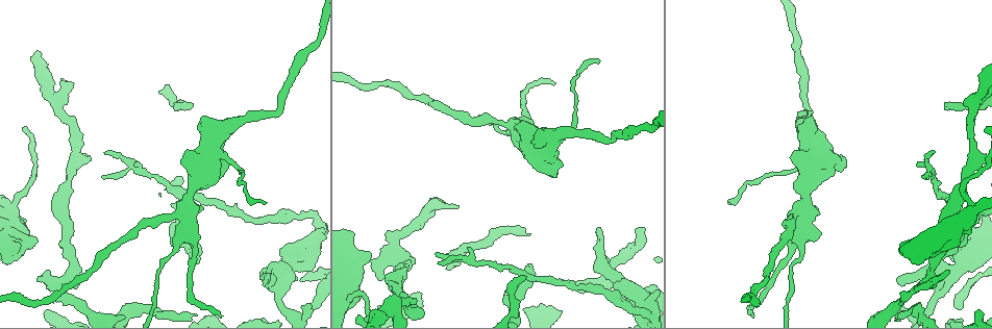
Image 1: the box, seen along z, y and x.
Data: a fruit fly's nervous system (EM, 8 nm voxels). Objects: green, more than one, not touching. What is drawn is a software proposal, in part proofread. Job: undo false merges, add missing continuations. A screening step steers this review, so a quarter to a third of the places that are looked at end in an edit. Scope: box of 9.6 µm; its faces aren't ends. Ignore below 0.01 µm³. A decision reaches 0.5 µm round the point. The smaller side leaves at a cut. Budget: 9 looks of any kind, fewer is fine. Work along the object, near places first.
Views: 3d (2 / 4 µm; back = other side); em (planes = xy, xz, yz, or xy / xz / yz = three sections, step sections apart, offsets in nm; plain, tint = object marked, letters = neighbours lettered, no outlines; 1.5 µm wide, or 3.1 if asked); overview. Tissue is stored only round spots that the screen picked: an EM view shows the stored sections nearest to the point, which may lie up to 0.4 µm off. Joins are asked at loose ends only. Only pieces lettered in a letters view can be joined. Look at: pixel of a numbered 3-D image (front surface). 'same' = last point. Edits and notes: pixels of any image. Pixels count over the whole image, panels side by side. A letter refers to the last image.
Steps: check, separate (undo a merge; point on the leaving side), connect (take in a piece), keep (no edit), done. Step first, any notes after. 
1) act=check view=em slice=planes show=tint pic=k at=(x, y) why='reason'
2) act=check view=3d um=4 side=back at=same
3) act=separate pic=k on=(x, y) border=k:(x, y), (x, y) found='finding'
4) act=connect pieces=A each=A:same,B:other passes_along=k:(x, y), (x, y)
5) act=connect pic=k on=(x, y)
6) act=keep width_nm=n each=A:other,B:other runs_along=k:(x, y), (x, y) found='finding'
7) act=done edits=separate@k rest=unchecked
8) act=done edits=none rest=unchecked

act=check view=3d um=2 side=back pic=1 at=(928, 278) why='two arms at a narrow angle'

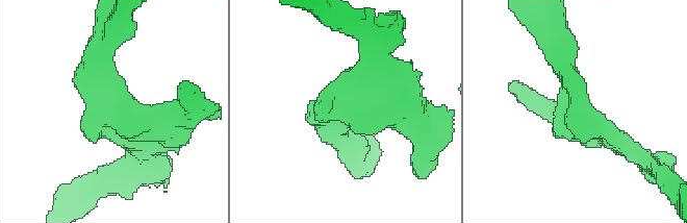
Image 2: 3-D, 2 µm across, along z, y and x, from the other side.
act=check view=em slice=xz step=4 show=letters pic=2 at=(104, 116) arms=4 why='shape alone is not enough'

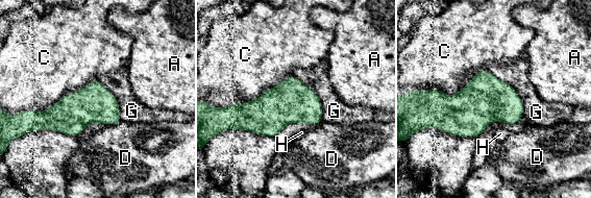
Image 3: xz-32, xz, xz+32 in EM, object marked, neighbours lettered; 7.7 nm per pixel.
act=keep longest_contact=C:600nm each=A:other,C:other,D:other,G:other,H:other border=3:(97, 78), (47, 109), (24, 110) found='one cell here'

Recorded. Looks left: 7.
act=check view=3d um=2 pic=1 at=(799, 256) why='calibre changes'

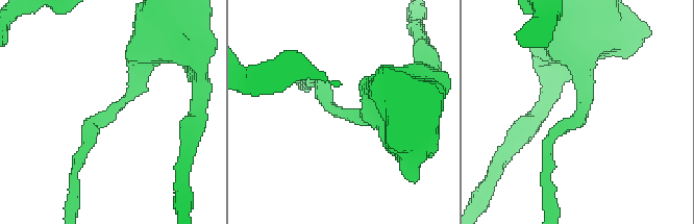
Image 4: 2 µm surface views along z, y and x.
act=check view=em slice=planes show=plain pic=4 at=(582, 107)

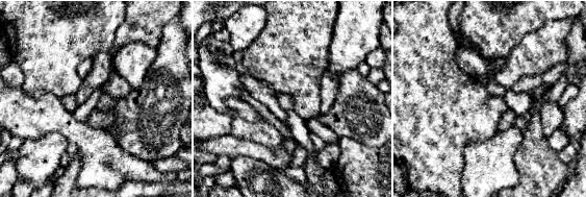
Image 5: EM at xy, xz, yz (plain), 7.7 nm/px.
act=check view=em slice=planes show=letters at=same

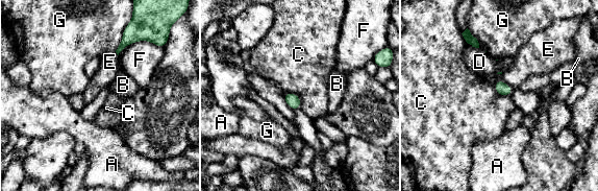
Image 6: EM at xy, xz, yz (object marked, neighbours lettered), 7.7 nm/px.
act=keep each=A:other,B:other,C:other,D:other,E:other,F:other,G:other border=6:(284, 91), (299, 96), (300, 108) found='one cell here'

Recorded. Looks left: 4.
act=check view=em slice=planes show=letters pic=1 at=(962, 308) why='branch stops here'

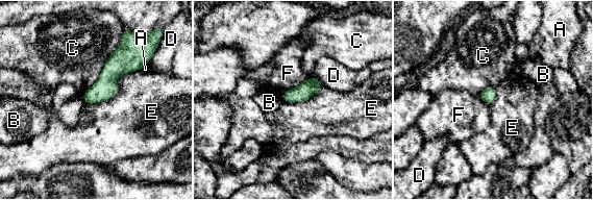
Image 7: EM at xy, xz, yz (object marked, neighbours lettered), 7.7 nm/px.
act=keep longest_contact=C:550nm each=A:other,B:other,C:other,D:other,E:other,F:other border=7:(142, 69), (84, 103) found='none of them fits'

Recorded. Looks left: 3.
act=check view=3d um=4 pic=1 at=(639, 313)

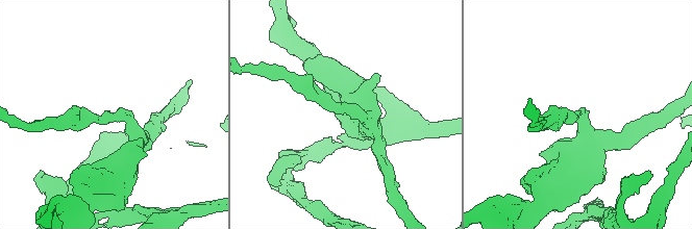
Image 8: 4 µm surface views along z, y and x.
act=check view=em slice=planes show=tint pic=8 at=(577, 116) arm_widths_nm=240,300

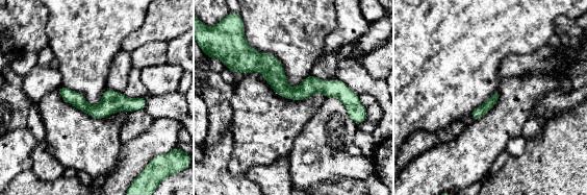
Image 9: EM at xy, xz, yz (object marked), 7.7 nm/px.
act=check view=em slice=planes show=letters at=same why='what lies round it'

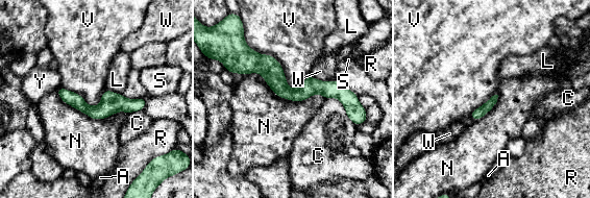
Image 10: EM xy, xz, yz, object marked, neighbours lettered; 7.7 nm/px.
act=keep width_nm=90 each=A:other,C:other,L:other,N:other,R:other,S:other,V:other,W:other,Y:other border=10:(246, 44), (290, 88), (310, 75) found='all the same cell'

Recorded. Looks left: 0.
act=done edits=none rest=unchecked

